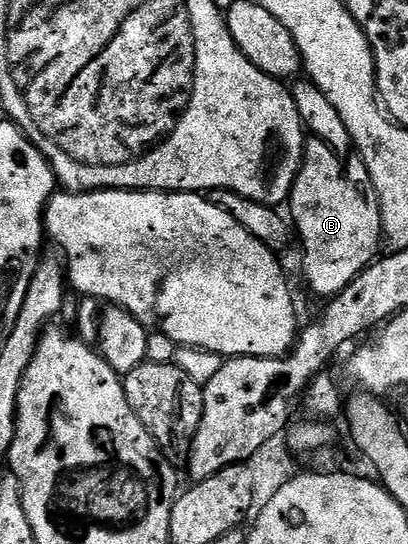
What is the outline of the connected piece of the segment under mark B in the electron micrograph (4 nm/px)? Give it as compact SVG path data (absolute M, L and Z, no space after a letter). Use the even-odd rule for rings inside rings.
M309 138L304 144L304 160L300 172L292 186L290 208L291 222L294 231L300 234L300 271L304 274L304 283L316 295L331 297L342 293L346 285L350 285L362 272L371 267L374 260L381 254L384 222L380 212L380 198L376 195L374 181L370 181L370 173L359 158L345 160L336 155L330 145L322 145L322 141Z

